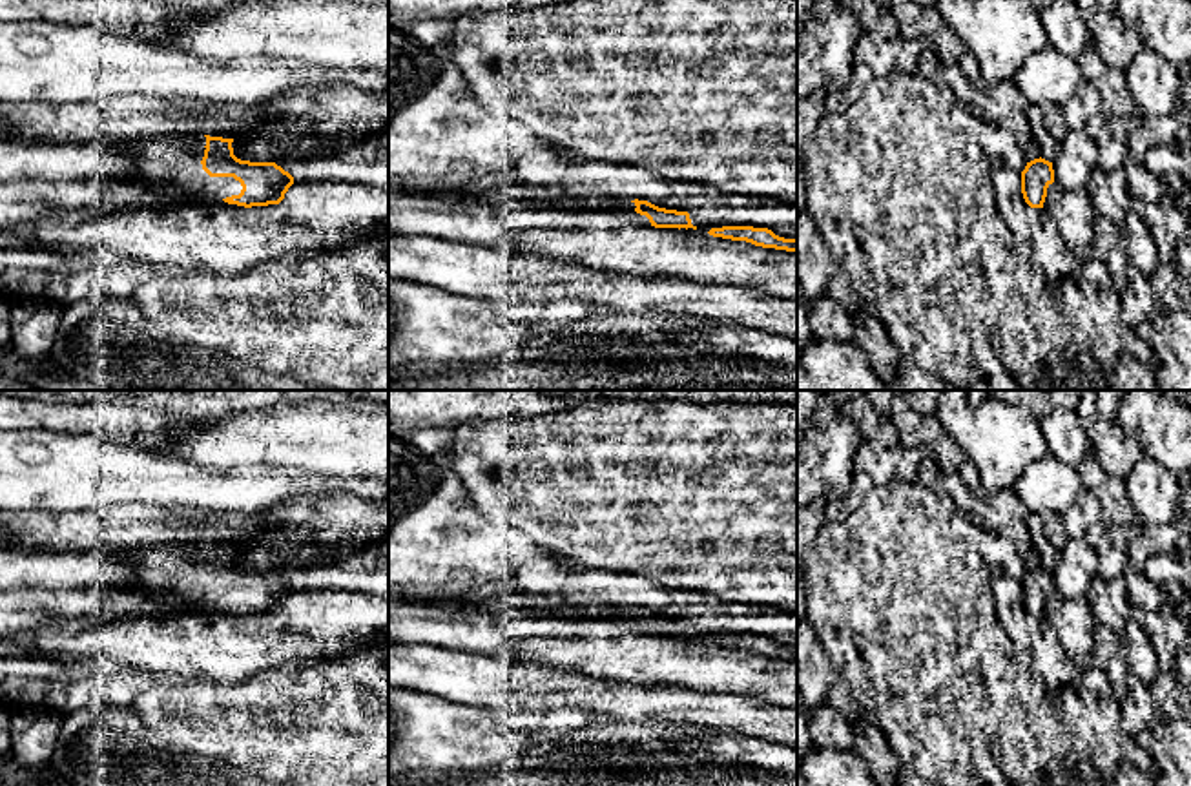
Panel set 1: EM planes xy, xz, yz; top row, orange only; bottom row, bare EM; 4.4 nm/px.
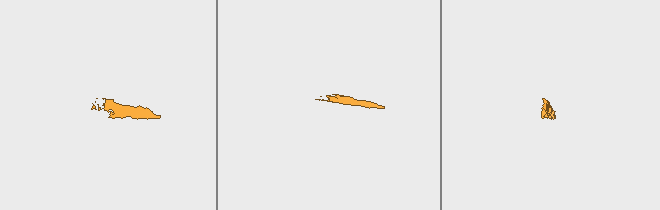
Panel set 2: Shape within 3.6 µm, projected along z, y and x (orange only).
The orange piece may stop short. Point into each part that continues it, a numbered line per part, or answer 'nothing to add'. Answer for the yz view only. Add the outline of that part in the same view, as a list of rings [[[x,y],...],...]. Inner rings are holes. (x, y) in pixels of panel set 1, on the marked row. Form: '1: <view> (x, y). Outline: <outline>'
1: yz (1044, 139). Outline: [[[1032,106],[1036,113],[1029,117],[1029,131],[1036,144],[1040,146],[1040,157],[1052,162],[1058,142],[1043,126],[1043,115],[1038,106]]]

